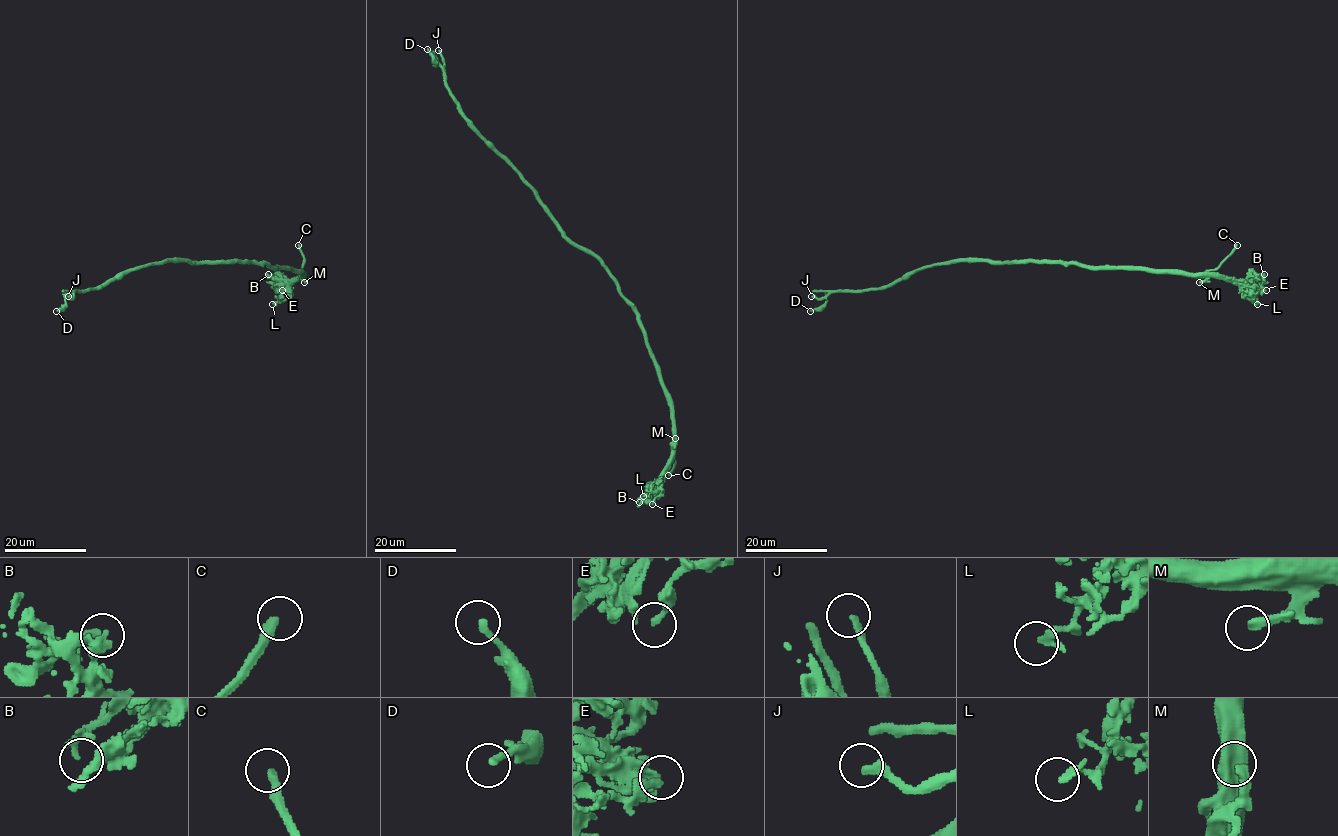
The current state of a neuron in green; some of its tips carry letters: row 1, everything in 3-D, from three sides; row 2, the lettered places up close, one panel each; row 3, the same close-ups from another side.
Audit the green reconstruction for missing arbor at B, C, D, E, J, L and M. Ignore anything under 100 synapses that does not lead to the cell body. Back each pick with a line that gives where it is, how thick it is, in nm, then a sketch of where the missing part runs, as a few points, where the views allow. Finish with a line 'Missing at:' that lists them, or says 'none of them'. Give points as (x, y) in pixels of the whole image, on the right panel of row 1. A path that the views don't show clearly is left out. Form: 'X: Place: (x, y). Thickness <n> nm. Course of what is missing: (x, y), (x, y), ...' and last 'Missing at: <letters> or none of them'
C: Place: (1237, 245). Thickness 320 nm. Course of what is missing: (1237, 245), (1242, 231), (1270, 256), (1296, 265), (1326, 283)
Missing at: C

